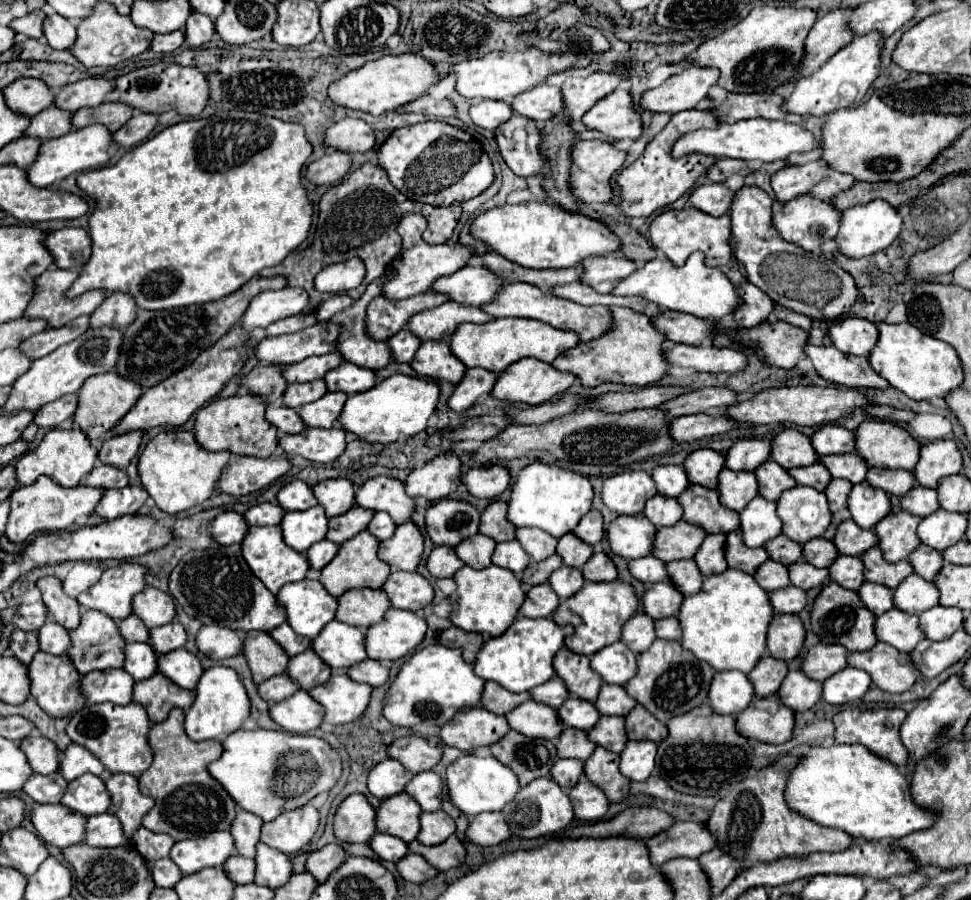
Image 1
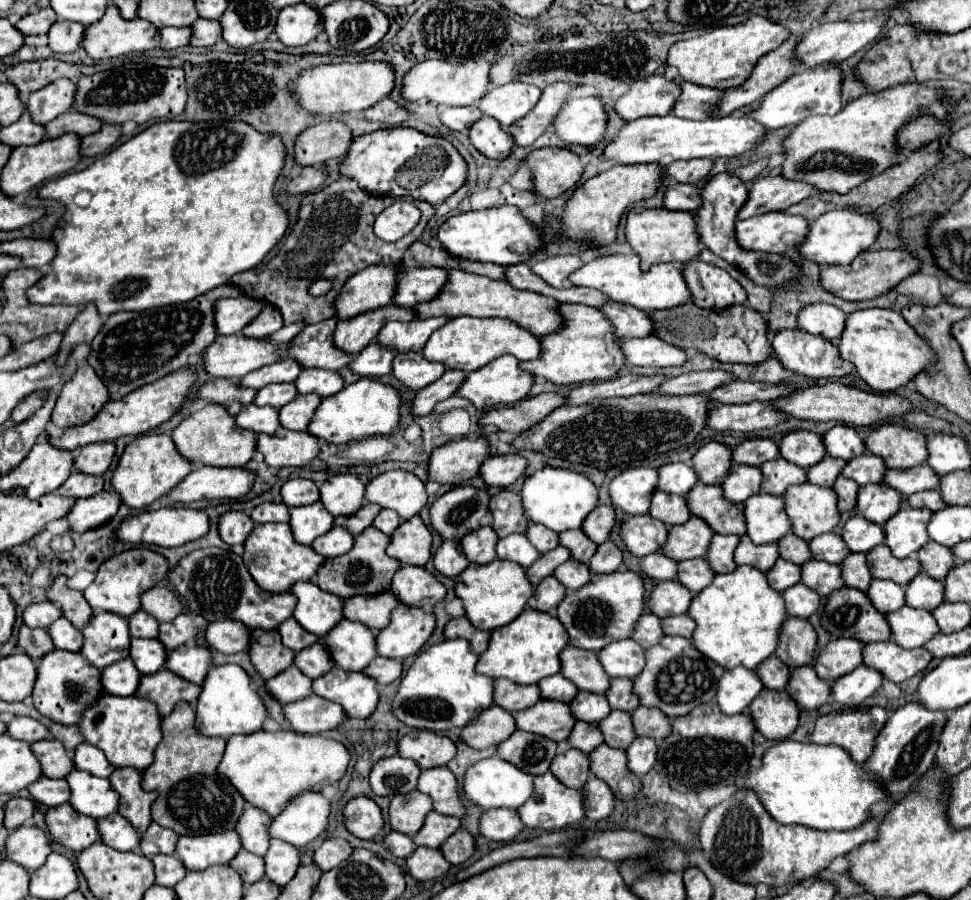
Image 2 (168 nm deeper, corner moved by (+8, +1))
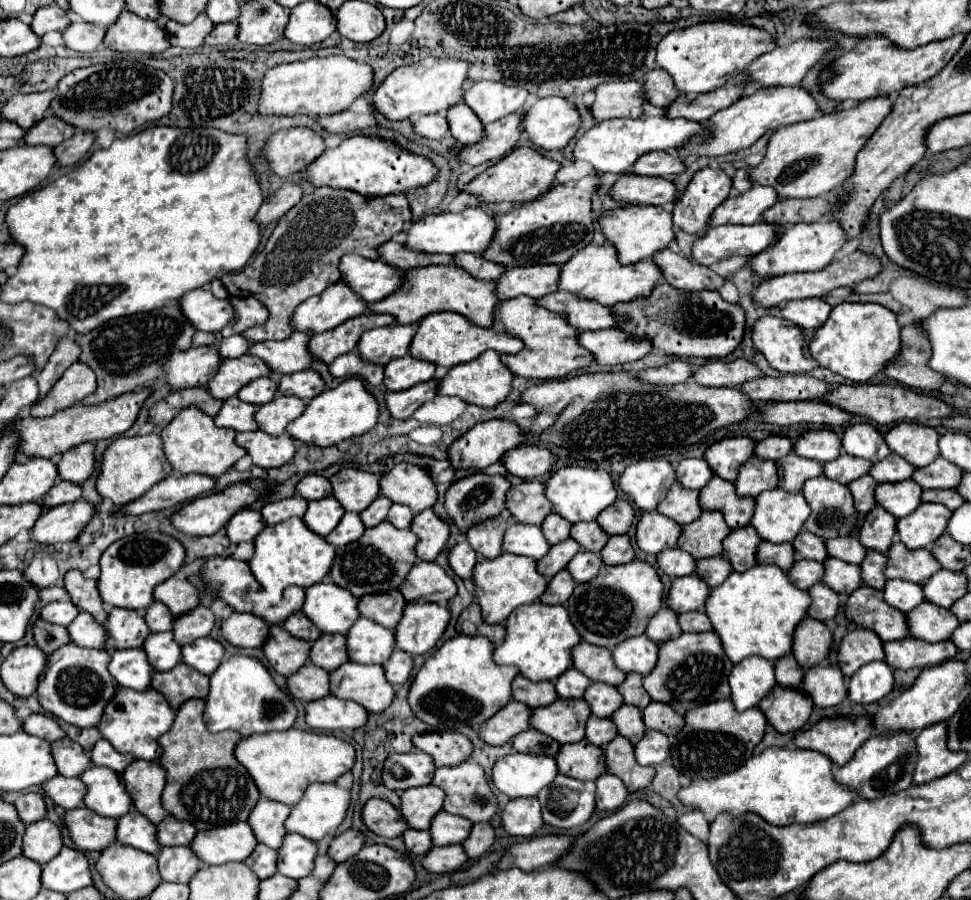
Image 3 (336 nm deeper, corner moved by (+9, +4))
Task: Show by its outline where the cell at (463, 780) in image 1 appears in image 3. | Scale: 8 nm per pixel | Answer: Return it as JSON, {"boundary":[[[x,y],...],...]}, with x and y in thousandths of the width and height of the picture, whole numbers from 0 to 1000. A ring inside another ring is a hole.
{"boundary":[[[523,838],[509,849],[507,867],[511,876],[525,887],[552,884],[575,862],[575,849],[568,840]]]}

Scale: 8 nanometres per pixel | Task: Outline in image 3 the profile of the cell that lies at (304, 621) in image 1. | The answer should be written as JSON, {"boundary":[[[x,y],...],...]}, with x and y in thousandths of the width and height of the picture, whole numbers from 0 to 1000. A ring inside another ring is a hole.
{"boundary":[[[327,647],[315,653],[313,682],[334,704],[356,704],[369,689],[369,664],[342,647]]]}

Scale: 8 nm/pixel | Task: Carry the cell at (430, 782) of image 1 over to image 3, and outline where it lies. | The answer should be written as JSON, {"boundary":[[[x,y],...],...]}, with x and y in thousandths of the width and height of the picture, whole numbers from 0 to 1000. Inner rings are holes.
{"boundary":[[[480,844],[472,851],[463,851],[463,853],[451,853],[445,871],[459,880],[457,900],[463,904],[474,904],[486,913],[503,913],[513,902],[513,889],[505,876],[505,869],[498,860],[498,853],[486,844]]]}

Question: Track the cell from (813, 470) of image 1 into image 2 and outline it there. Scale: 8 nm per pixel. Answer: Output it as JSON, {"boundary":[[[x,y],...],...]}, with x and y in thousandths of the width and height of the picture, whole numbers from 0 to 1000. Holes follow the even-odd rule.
{"boundary":[[[850,506],[843,514],[831,521],[831,534],[843,541],[858,541],[858,534],[864,530],[868,517],[870,517],[868,510],[858,510]]]}

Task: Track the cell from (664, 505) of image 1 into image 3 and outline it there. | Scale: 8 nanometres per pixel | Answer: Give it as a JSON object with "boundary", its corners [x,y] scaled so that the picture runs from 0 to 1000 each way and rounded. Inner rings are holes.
{"boundary":[[[694,538],[688,551],[678,560],[678,569],[696,578],[698,582],[715,580],[723,571],[719,544],[709,544],[702,538]]]}

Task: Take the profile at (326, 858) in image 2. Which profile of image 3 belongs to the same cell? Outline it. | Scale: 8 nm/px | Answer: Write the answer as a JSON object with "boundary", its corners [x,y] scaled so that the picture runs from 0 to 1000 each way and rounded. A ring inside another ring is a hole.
{"boundary":[[[360,920],[342,933],[338,949],[342,956],[346,956],[350,960],[350,958],[356,958],[363,951],[367,951],[373,944],[373,940],[375,940],[375,927],[371,922]]]}

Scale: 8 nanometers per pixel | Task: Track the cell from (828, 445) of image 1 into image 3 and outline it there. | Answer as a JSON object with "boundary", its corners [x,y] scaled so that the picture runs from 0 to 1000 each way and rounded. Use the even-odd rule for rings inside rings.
{"boundary":[[[877,471],[867,482],[869,502],[875,507],[892,509],[896,513],[910,511],[917,504],[917,498],[910,491],[910,484],[896,471]]]}

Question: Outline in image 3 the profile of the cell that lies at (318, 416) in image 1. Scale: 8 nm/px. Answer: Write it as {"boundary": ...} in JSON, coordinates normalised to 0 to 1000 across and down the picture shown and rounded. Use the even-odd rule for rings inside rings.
{"boundary":[[[286,440],[280,447],[266,451],[262,458],[262,467],[266,469],[266,478],[278,482],[278,484],[288,484],[295,473],[305,467],[315,453],[315,447],[303,440]]]}

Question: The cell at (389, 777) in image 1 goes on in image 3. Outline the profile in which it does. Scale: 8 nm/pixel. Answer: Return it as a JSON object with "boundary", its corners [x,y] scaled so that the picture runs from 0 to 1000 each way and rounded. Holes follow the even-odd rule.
{"boundary":[[[420,836],[420,838],[404,838],[395,847],[393,867],[398,876],[414,880],[426,873],[439,873],[445,869],[449,858],[445,840],[439,836]]]}

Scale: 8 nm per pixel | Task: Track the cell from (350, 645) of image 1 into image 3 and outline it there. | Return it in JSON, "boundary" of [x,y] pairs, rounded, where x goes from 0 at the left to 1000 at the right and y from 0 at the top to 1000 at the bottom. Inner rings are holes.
{"boundary":[[[369,687],[356,709],[358,731],[369,738],[395,738],[408,720],[406,700],[400,700],[379,687]]]}

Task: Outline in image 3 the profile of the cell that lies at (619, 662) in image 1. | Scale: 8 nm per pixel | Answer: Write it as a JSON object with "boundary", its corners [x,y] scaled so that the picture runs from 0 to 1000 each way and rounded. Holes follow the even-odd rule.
{"boundary":[[[655,707],[651,711],[643,711],[643,716],[636,716],[630,727],[641,747],[657,747],[665,751],[676,740],[678,716],[667,711],[667,707]]]}

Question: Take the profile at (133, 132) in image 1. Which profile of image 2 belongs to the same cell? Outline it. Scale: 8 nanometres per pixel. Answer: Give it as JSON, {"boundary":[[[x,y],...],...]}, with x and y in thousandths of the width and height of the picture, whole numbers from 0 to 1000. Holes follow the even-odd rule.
{"boundary":[[[108,137],[100,148],[88,150],[83,154],[83,172],[94,174],[94,172],[104,172],[112,168],[125,152],[125,139],[120,137]]]}

